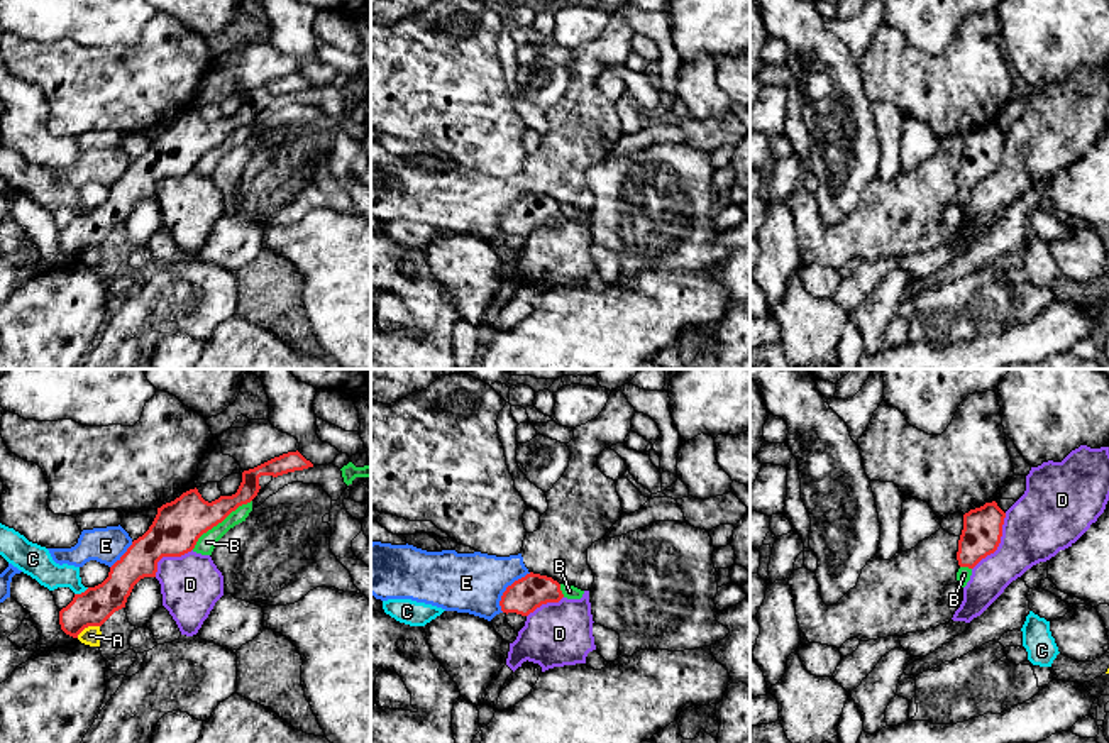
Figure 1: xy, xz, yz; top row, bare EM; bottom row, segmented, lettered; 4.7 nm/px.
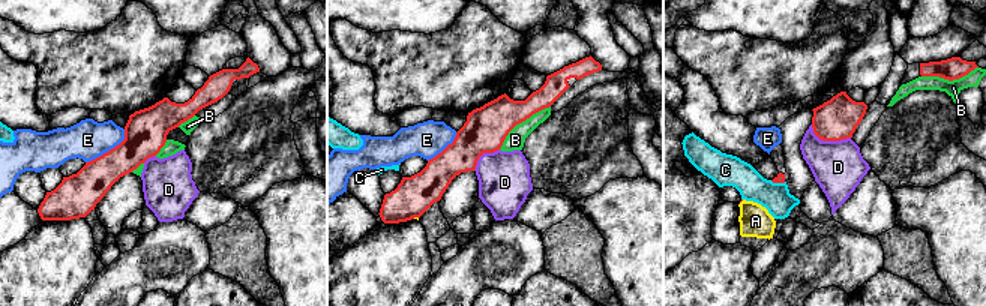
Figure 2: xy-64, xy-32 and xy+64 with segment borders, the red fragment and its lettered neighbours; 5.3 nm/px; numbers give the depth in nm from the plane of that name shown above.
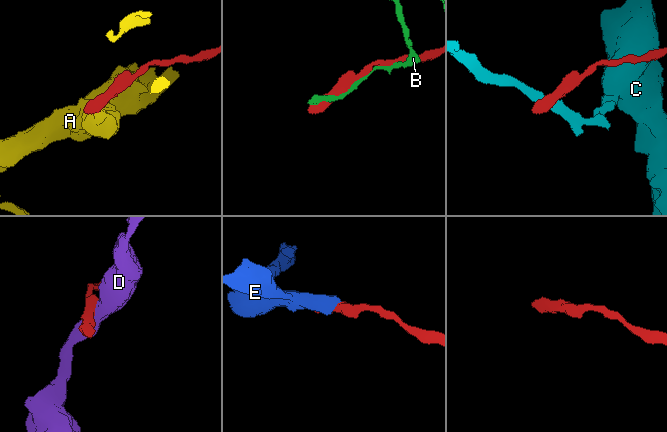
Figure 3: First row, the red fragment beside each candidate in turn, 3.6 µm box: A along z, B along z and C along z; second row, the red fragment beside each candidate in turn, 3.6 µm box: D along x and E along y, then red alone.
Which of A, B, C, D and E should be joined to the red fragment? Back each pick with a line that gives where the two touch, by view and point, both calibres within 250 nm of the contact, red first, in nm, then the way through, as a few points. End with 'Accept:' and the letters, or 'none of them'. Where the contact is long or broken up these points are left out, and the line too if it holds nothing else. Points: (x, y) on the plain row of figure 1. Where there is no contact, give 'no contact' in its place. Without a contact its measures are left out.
Accept: none of them

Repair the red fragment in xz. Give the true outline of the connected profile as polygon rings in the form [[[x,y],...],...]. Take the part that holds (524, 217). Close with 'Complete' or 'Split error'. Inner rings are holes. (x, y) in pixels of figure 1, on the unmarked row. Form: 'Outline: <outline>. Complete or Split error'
Outline: [[[527,195],[515,201],[501,217],[499,227],[503,234],[516,234],[528,237],[547,223],[559,223],[564,218],[560,205],[552,198],[540,195]]]. Complete

